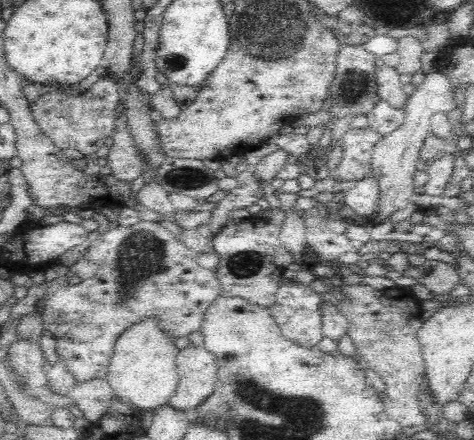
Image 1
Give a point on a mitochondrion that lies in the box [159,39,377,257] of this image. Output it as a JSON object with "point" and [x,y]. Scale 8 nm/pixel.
{"point":[185,177]}

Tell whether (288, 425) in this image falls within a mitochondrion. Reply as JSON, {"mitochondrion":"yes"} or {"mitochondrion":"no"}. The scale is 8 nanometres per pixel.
{"mitochondrion":"yes"}

